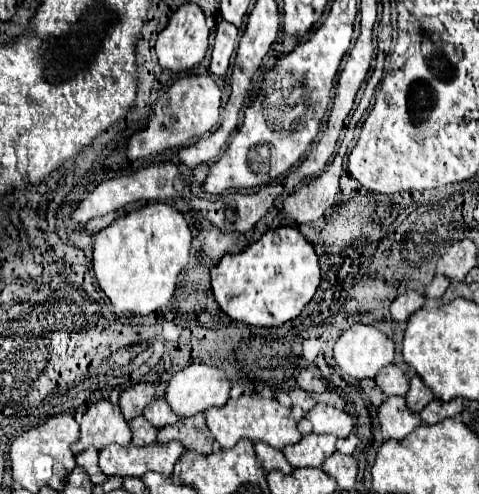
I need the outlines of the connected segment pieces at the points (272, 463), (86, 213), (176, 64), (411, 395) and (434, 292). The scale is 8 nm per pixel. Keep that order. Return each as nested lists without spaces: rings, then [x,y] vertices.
[[[254,444],[254,448],[256,448],[256,458],[258,458],[258,462],[262,464],[262,468],[266,472],[280,470],[284,474],[290,474],[294,470],[280,450],[276,450],[276,448],[268,446],[268,444]]]
[[[150,164],[130,176],[118,176],[112,180],[106,180],[102,184],[96,186],[94,192],[90,192],[80,204],[78,208],[70,214],[70,220],[80,226],[86,224],[90,218],[96,216],[104,216],[108,212],[114,212],[126,204],[138,202],[138,200],[162,200],[162,198],[174,198],[176,192],[176,178],[178,178],[178,168],[174,164]]]
[[[182,4],[168,20],[166,28],[158,34],[156,40],[156,56],[162,68],[172,70],[172,72],[182,72],[182,70],[190,70],[196,64],[200,64],[204,60],[204,54],[208,50],[208,26],[206,26],[206,16],[200,10],[198,4]]]
[[[414,374],[412,380],[410,380],[410,390],[406,394],[406,400],[408,400],[408,408],[412,412],[420,412],[426,404],[430,404],[434,400],[434,394],[432,390],[428,390],[428,386],[424,386],[424,382]]]
[[[436,276],[432,280],[432,284],[426,286],[424,294],[426,294],[426,298],[442,298],[442,294],[446,292],[448,286],[450,286],[450,278],[448,276]]]

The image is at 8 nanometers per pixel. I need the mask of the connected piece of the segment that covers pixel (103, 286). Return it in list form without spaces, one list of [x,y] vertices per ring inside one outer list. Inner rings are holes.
[[[146,204],[122,218],[116,218],[110,226],[94,234],[92,270],[100,290],[110,300],[116,316],[146,316],[166,306],[174,294],[178,274],[186,268],[190,258],[190,228],[184,216],[168,204]]]

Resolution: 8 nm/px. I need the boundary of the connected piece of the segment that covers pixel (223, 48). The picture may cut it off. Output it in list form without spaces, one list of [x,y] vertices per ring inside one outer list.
[[[220,22],[216,28],[216,38],[214,38],[214,48],[212,48],[212,62],[210,70],[214,76],[224,76],[228,66],[230,66],[230,56],[234,52],[234,42],[238,36],[238,28],[232,26],[230,22]]]

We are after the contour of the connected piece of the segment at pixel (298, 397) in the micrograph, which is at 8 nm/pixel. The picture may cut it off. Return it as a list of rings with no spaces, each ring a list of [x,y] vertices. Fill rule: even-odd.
[[[300,388],[292,390],[292,392],[290,392],[290,398],[292,398],[292,404],[294,404],[294,406],[300,406],[304,412],[308,412],[308,410],[316,404],[316,400],[314,400],[306,390],[300,390]]]

